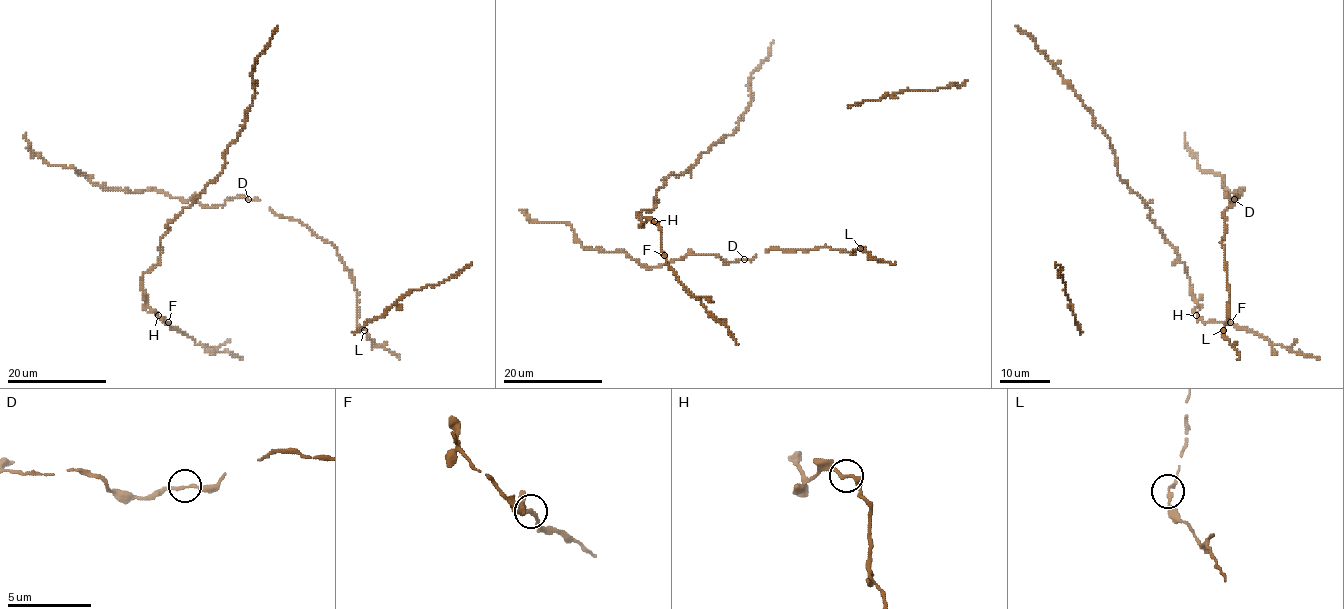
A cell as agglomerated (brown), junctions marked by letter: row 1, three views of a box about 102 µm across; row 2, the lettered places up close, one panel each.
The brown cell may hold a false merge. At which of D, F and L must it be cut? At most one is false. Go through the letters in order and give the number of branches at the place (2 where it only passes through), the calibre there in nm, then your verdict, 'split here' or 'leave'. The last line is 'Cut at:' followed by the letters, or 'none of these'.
D: 2 | 190 nm | leave
F: 2 | 180 nm | leave
L: 2 | 180 nm | leave
Cut at: none of these

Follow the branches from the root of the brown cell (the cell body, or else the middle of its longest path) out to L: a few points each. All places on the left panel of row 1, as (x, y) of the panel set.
L: (278, 216), (300, 221), (336, 249), (351, 272), (354, 286), (359, 293), (357, 324), (364, 330)

